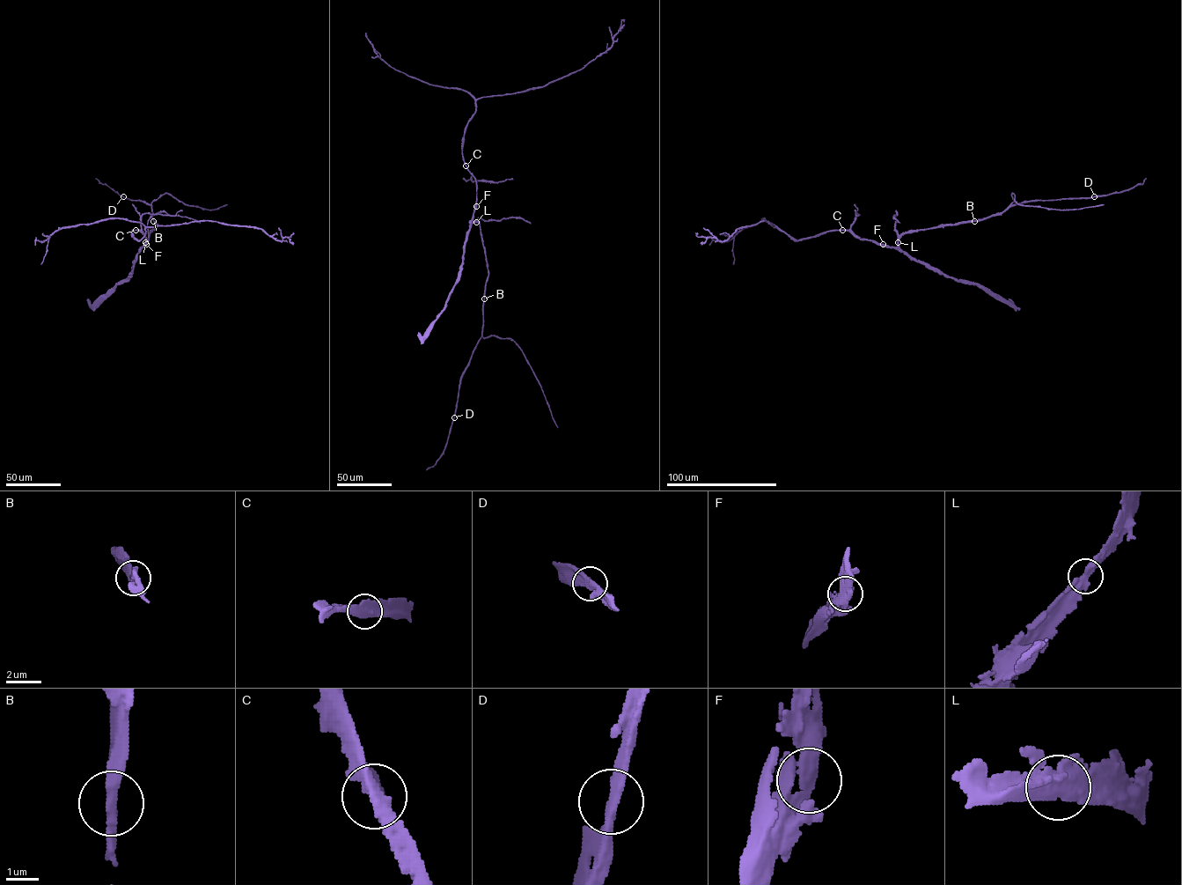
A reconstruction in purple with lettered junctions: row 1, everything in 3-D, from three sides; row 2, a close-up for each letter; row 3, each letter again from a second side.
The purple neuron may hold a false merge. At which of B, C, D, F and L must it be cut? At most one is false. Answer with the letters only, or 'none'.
none

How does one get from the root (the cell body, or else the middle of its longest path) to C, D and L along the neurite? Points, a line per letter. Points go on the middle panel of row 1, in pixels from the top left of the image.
C: (476, 204), (475, 180), (466, 165)
D: (476, 204), (472, 221), (477, 221), (480, 225), (488, 271), (483, 328), (461, 379), (454, 417)
L: (476, 204), (472, 221), (476, 222)

